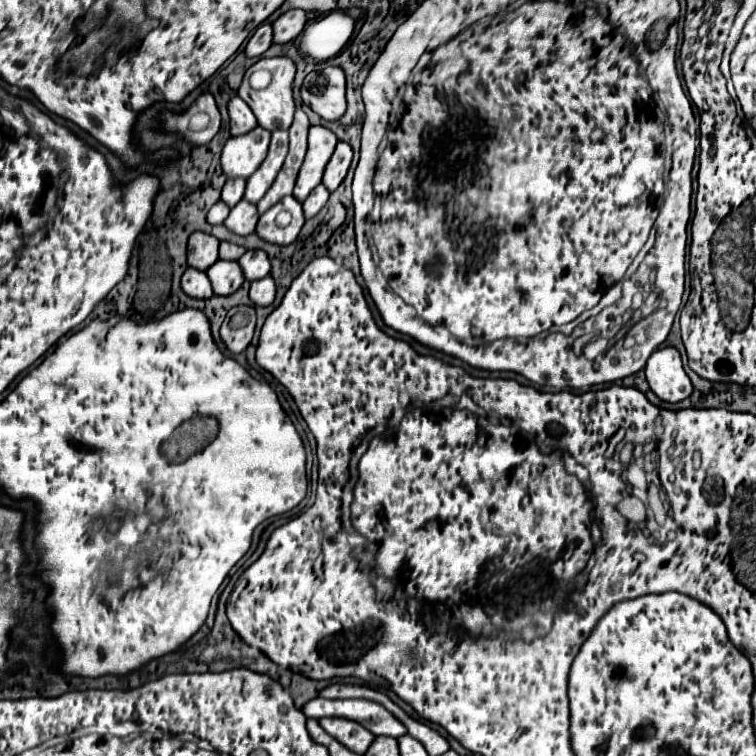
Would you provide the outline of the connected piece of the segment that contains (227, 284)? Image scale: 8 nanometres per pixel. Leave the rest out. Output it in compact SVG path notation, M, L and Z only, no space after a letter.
M218 260L216 264L212 264L212 268L206 270L206 274L208 274L210 282L212 282L214 294L220 294L220 296L234 294L246 280L238 262Z

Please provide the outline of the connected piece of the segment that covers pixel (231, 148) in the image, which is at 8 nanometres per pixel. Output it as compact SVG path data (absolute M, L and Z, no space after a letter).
M256 126L246 136L228 138L222 150L222 170L228 178L250 178L266 158L270 132Z

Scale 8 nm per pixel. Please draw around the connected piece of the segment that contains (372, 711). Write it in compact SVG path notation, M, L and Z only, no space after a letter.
M316 698L308 702L302 712L308 718L324 718L324 716L346 716L352 718L364 728L368 728L376 736L392 736L400 738L406 734L406 728L400 720L396 720L382 704L376 704L372 700L328 700L328 698Z

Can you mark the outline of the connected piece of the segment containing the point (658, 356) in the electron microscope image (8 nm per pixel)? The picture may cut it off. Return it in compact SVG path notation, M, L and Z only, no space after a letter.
M672 346L656 350L646 362L646 380L650 390L664 402L676 404L692 394L692 382L686 376L680 352Z

